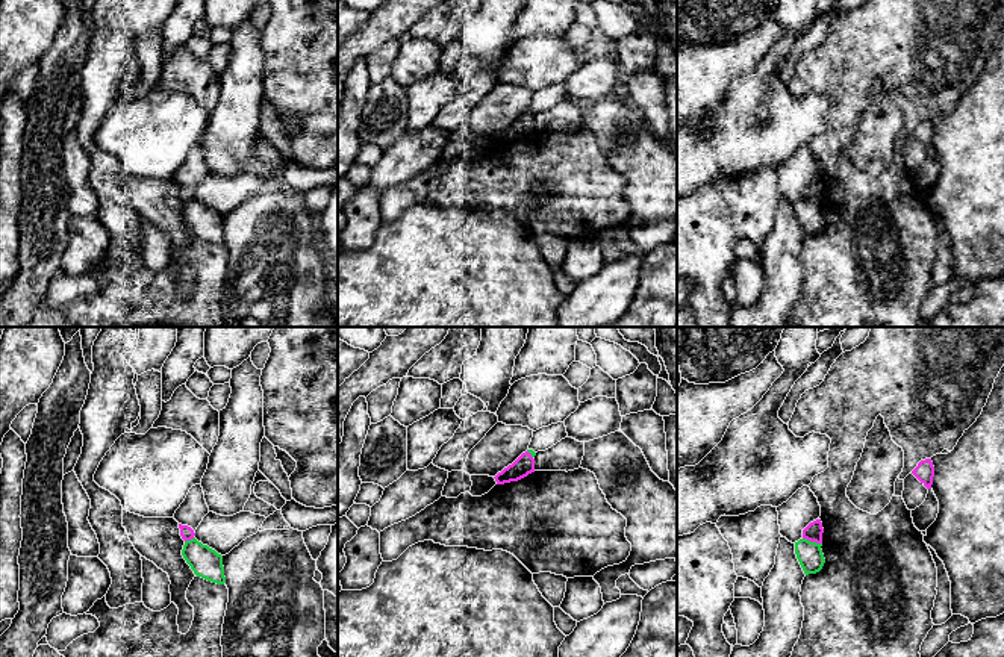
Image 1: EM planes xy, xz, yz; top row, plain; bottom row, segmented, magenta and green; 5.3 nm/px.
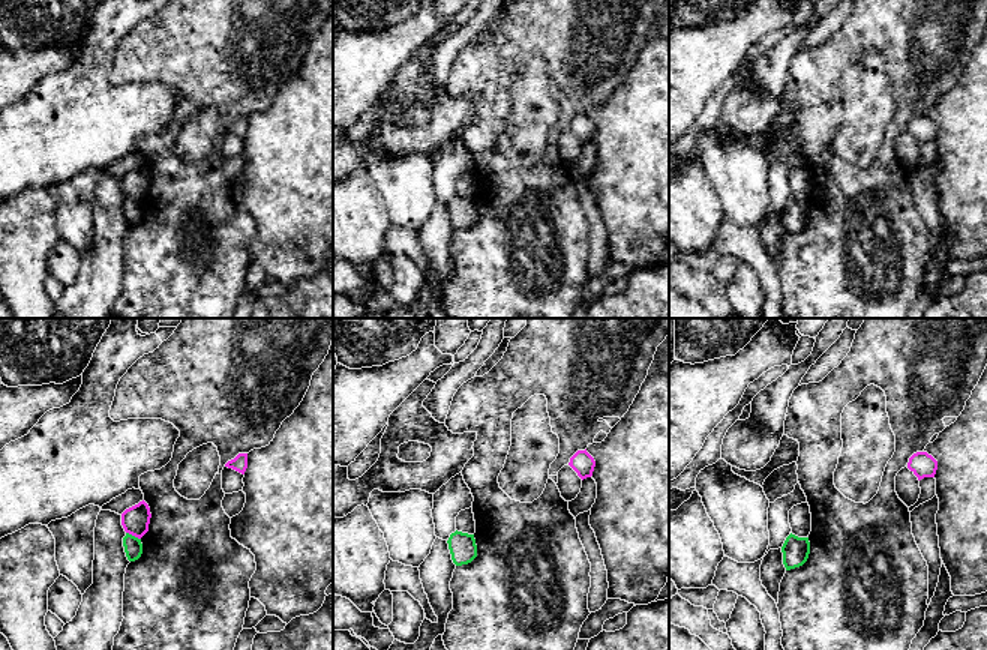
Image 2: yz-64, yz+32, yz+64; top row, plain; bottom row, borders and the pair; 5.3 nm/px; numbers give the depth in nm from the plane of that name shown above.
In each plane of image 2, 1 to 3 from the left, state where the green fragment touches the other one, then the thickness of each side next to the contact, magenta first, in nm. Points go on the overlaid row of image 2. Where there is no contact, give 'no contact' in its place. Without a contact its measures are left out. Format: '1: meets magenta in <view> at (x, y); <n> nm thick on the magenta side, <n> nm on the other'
1: meets magenta in yz-64 at (134, 535); 150 nm thick on the magenta side, 100 nm on the other
2: no contact
3: no contact

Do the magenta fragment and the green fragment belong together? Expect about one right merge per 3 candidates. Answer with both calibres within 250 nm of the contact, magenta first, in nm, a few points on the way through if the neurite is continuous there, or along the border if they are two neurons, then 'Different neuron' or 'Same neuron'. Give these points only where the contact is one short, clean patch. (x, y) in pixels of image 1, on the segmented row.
Thickness 100 nm (magenta) against 140 nm. Boundary: yz (803, 538), (821, 544). Different neuron

